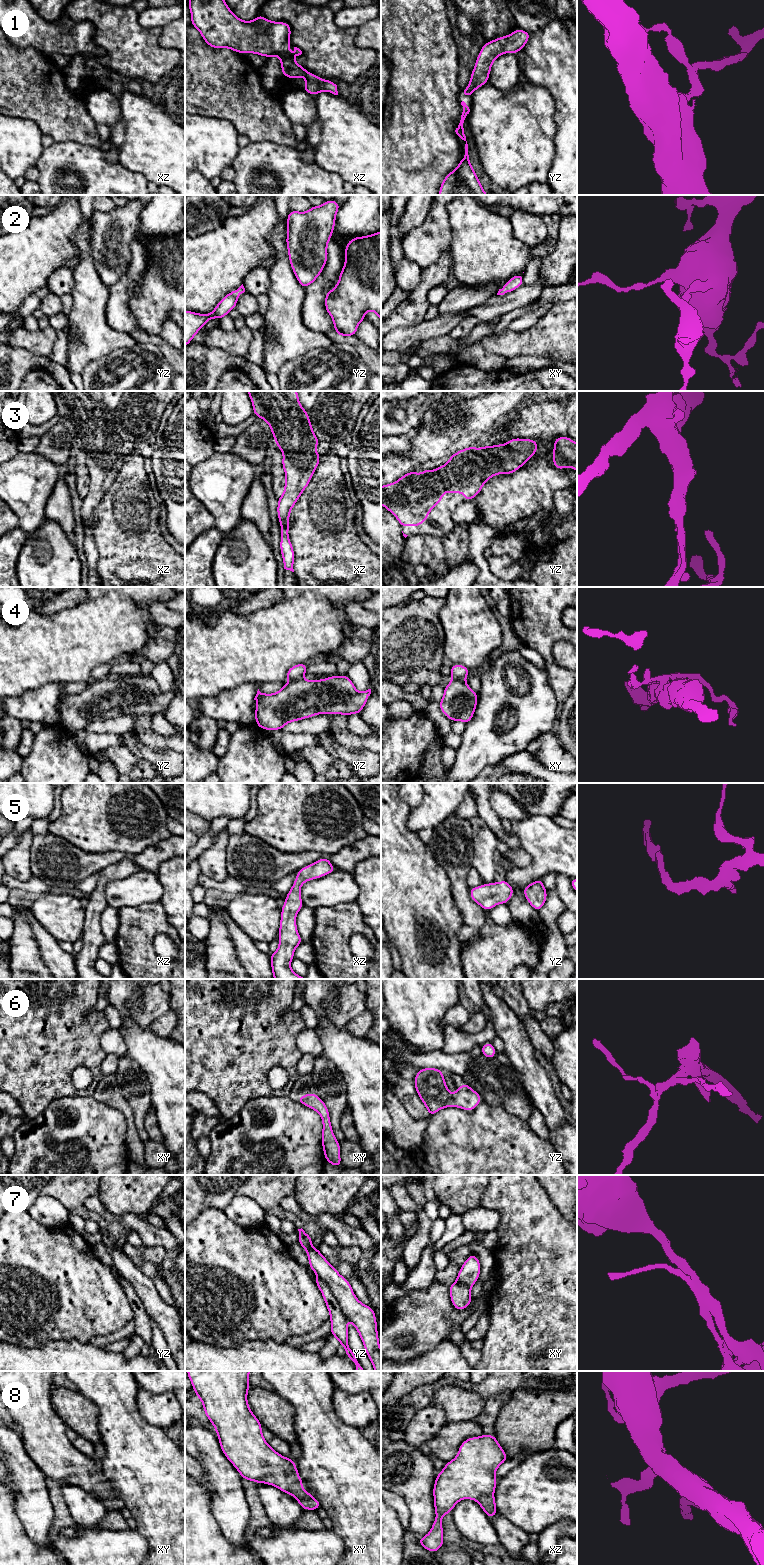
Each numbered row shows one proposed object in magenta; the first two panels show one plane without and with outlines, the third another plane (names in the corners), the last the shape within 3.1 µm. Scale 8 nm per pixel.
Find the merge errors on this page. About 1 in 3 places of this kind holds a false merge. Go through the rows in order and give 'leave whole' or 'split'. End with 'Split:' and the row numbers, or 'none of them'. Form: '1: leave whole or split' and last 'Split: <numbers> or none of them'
1: leave whole
2: leave whole
3: leave whole
4: split
5: leave whole
6: leave whole
7: split
8: leave whole
Split: 4, 7

